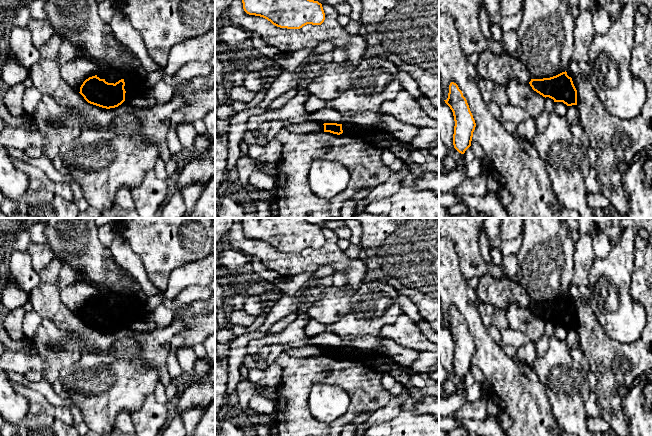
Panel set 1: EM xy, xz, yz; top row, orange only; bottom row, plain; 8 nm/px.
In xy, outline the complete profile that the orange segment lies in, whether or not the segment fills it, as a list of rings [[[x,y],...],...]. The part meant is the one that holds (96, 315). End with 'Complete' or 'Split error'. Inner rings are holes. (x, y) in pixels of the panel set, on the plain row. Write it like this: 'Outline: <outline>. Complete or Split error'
Outline: [[[113,293],[86,303],[79,317],[88,327],[110,333],[146,314],[143,302],[135,295]]]. Split error

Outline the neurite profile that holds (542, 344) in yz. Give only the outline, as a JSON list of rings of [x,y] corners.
[[[549,321],[545,322],[544,334],[535,343],[536,351],[537,351],[536,358],[543,356],[547,352],[549,340],[552,336],[554,336],[554,329],[555,329],[555,326],[553,323]]]

